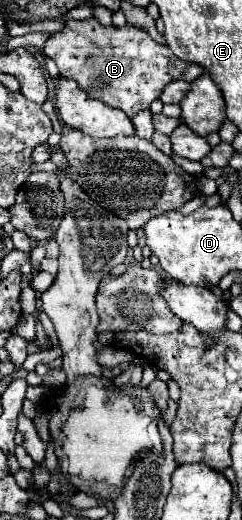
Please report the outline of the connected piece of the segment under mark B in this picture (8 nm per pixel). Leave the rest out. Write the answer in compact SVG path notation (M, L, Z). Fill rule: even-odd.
M96 18L82 22L68 20L60 30L50 32L42 52L58 64L62 76L76 80L90 98L104 100L104 104L120 108L128 114L128 118L150 108L150 102L160 96L162 88L170 80L192 82L204 74L202 66L182 62L176 56L166 56L162 52L162 44L154 42L144 30L132 24L122 28L104 28Z

